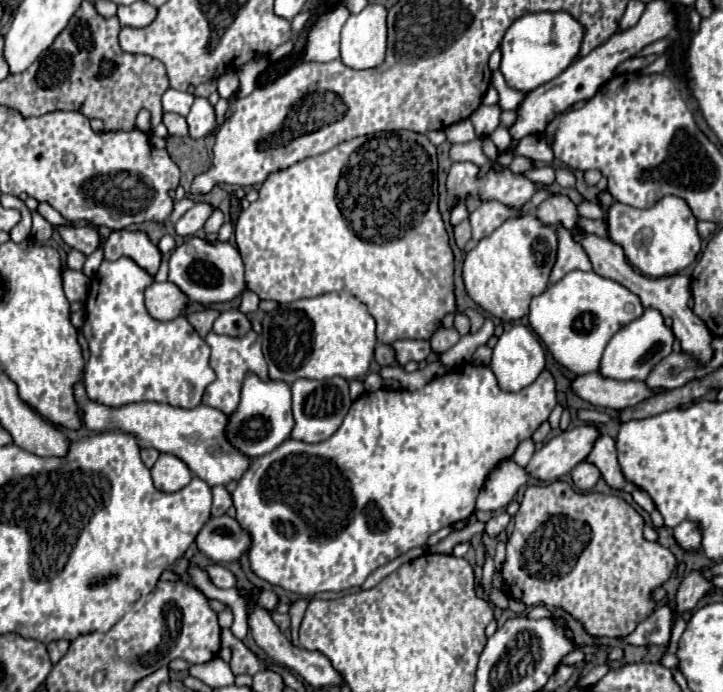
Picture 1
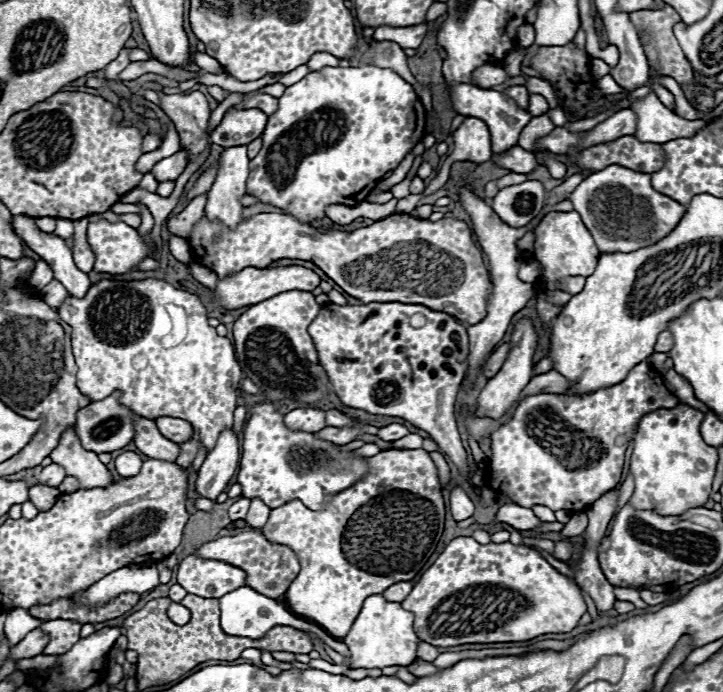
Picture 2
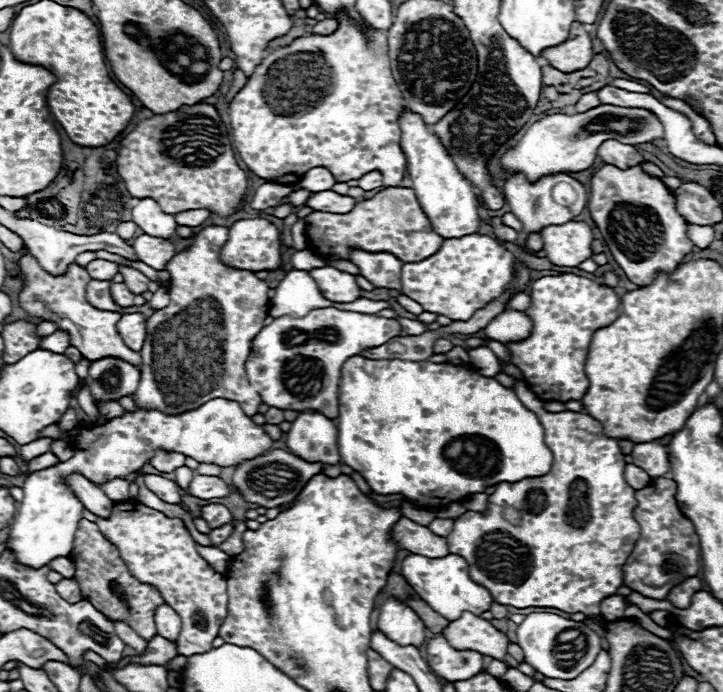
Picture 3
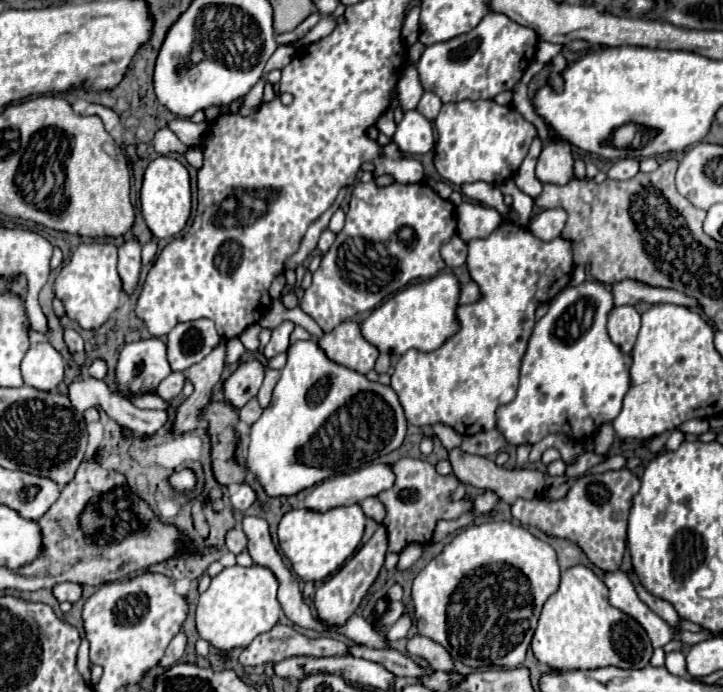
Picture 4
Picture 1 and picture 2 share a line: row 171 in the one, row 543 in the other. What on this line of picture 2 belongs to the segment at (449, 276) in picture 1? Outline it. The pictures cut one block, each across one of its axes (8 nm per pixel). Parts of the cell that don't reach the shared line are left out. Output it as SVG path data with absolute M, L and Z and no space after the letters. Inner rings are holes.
M382 450L378 452L376 456L372 456L368 460L370 464L370 472L360 480L356 482L354 486L350 486L348 490L342 490L338 492L332 502L324 508L324 510L308 510L302 502L298 500L292 500L284 506L278 506L276 510L270 512L270 520L266 522L266 526L262 528L264 536L276 544L286 544L290 546L298 558L300 558L300 564L302 564L302 570L298 572L298 576L292 580L290 588L286 590L284 598L286 598L286 606L296 614L296 616L302 616L310 622L316 622L318 626L322 626L330 636L334 638L344 638L344 634L348 634L348 630L352 628L352 622L356 620L356 614L360 614L360 606L362 602L372 596L372 594L382 594L388 586L396 584L396 582L402 582L402 580L412 580L420 568L426 564L426 560L432 556L440 536L442 536L442 530L444 530L444 514L446 514L446 508L444 508L444 498L442 498L442 490L440 490L440 480L438 480L438 468L436 464L432 462L432 458L428 456L426 450Z

